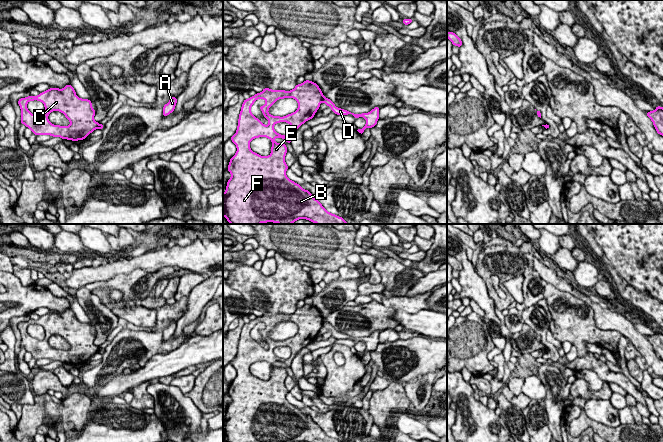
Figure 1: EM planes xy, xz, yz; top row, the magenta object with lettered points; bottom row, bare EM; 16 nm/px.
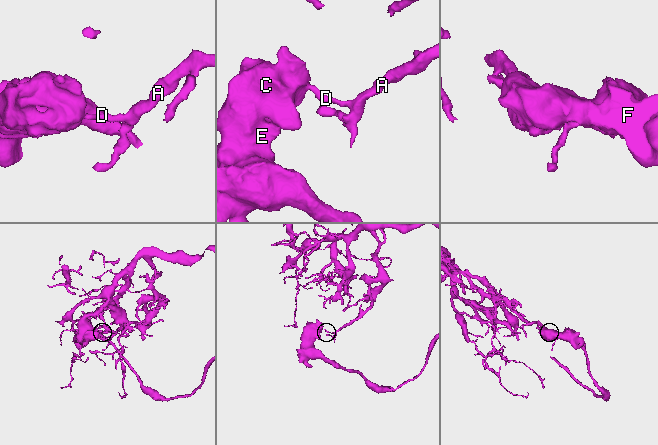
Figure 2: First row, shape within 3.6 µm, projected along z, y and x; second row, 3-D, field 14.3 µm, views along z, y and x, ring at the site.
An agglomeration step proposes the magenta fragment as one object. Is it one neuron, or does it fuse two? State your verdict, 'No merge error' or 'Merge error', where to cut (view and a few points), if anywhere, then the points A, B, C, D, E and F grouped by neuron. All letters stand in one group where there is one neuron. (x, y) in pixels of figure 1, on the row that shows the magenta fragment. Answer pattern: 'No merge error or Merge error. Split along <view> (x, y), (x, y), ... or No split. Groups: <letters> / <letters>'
Merge error. Split along xz (324, 97), (322, 100). Groups: A D / B C E F

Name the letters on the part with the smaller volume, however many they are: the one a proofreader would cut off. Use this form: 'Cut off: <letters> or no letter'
Cut off: B, C, E, F

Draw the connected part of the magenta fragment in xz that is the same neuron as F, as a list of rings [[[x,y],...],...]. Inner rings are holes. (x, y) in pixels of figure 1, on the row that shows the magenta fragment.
[[[305,80],[293,90],[264,88],[261,93],[243,101],[236,133],[230,137],[237,152],[230,159],[227,169],[231,178],[223,193],[223,217],[230,224],[292,224],[298,219],[316,224],[348,224],[342,217],[328,212],[308,190],[287,177],[287,147],[275,142],[279,137],[291,143],[297,129],[314,117],[323,98],[319,86]],[[284,98],[295,99],[298,102],[297,110],[283,117],[269,114],[269,108]],[[258,99],[266,101],[259,108],[268,125],[251,113],[251,106]],[[280,122],[291,125],[288,135],[274,130],[274,125]],[[259,137],[272,141],[269,156],[261,156],[250,149],[250,142]]]

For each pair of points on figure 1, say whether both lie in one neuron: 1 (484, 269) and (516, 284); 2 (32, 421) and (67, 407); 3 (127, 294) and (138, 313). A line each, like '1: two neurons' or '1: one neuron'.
1: two neurons
2: one neuron
3: two neurons

